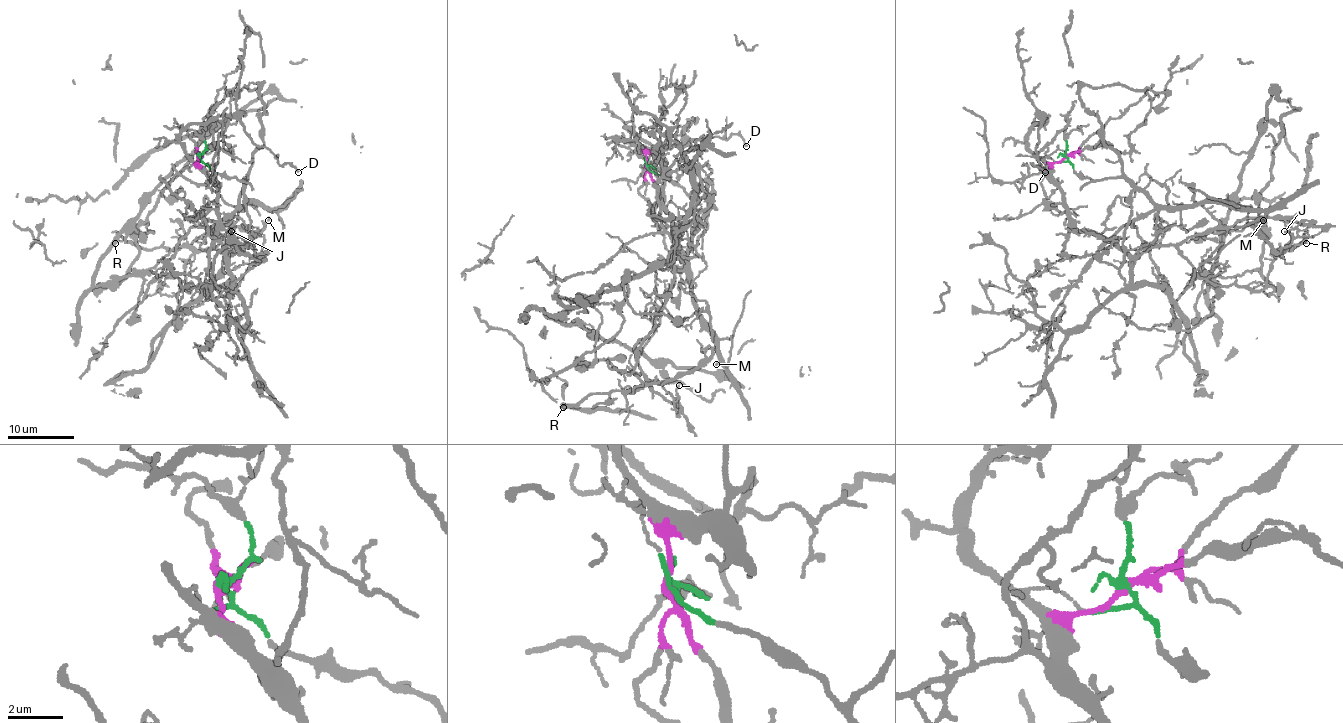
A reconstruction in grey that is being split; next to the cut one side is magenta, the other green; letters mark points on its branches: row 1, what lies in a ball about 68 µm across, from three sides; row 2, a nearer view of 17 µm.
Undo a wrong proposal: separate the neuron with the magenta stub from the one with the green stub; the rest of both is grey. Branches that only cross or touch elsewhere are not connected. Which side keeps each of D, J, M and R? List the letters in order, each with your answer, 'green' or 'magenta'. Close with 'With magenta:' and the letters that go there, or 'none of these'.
D: magenta
J: magenta
M: green
R: magenta
With magenta: D, J, R

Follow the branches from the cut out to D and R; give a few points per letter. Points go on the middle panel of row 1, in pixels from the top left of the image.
D: (647, 165), (644, 146), (629, 128), (656, 146), (731, 135), (746, 146)
R: (647, 165), (645, 155), (656, 153), (666, 163), (674, 274), (640, 346), (634, 371), (642, 383), (563, 408)

